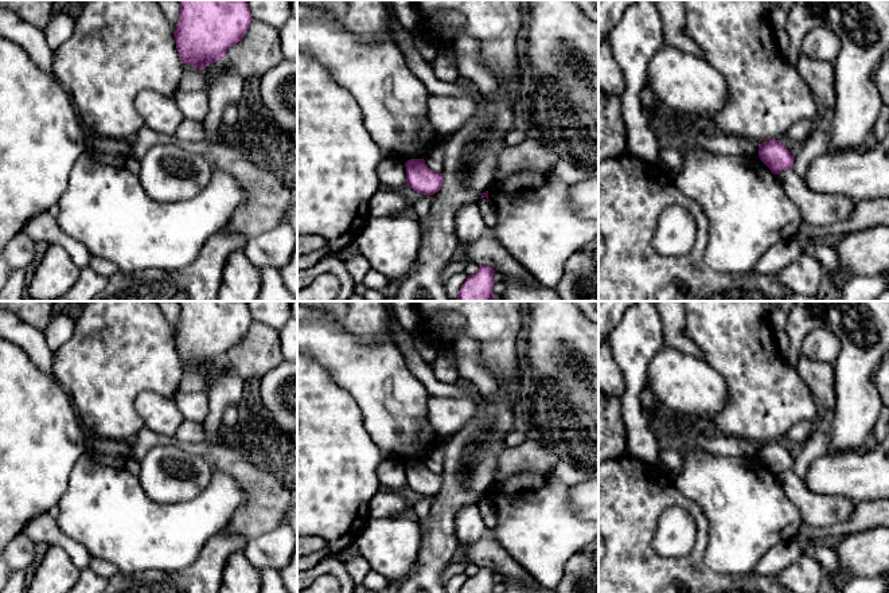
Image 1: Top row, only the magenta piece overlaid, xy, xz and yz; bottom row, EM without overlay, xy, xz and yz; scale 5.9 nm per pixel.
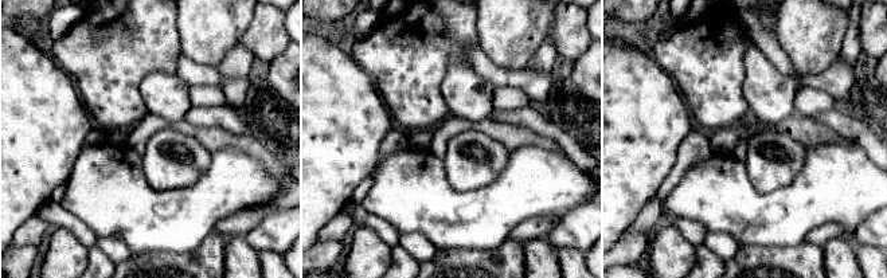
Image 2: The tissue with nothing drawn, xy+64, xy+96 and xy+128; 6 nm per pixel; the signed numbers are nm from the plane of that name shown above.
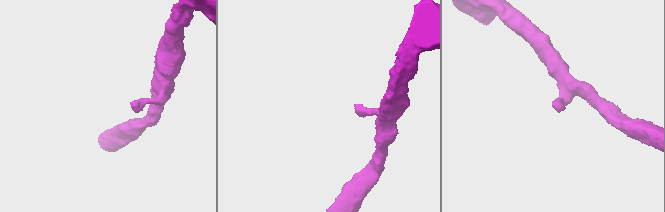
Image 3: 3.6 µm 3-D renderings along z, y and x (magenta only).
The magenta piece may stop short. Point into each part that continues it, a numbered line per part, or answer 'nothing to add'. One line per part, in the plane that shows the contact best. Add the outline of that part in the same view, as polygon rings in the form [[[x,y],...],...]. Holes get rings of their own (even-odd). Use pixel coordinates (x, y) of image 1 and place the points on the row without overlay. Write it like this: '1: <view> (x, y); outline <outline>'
nothing to add

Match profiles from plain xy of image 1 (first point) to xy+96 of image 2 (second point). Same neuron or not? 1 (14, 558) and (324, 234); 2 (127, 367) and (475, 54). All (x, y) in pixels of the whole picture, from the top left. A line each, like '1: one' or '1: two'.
1: one
2: two

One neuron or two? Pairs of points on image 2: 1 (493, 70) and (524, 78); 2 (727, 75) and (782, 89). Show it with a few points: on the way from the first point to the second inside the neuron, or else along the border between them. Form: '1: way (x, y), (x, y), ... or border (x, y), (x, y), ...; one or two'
1: way (501, 77), (516, 78); one
2: border (746, 49), (742, 94), (750, 108); two

